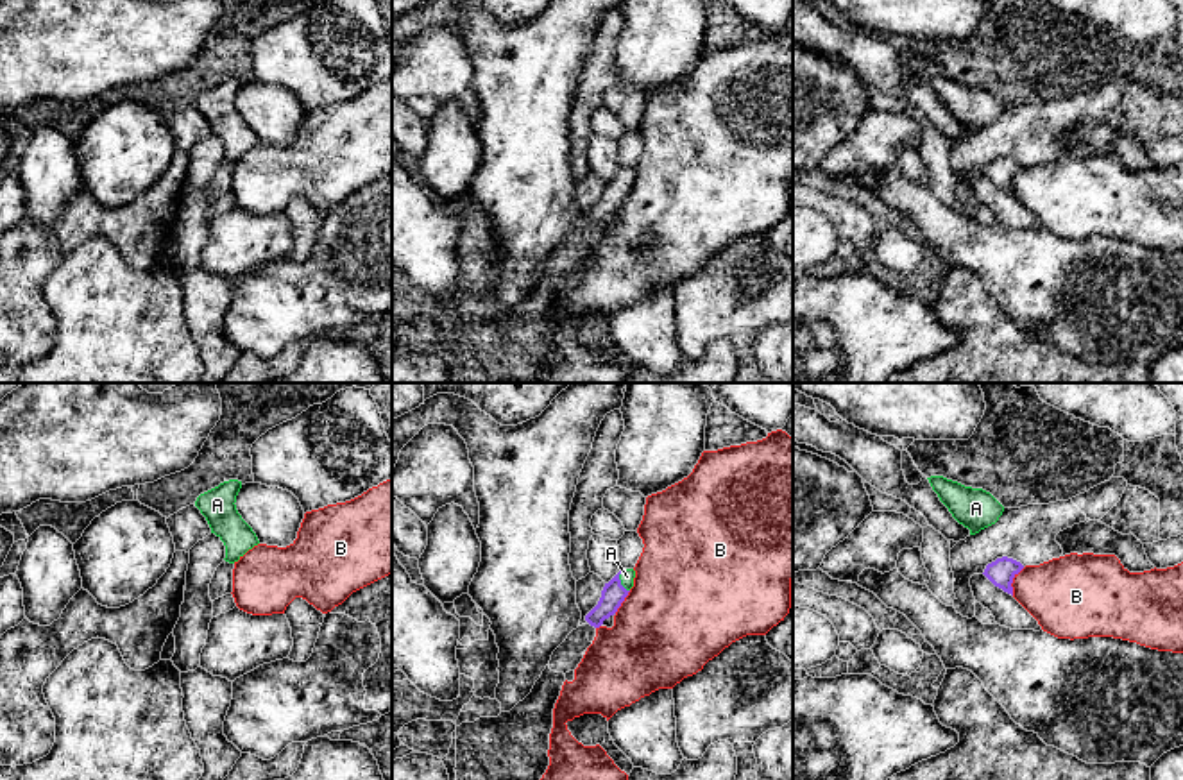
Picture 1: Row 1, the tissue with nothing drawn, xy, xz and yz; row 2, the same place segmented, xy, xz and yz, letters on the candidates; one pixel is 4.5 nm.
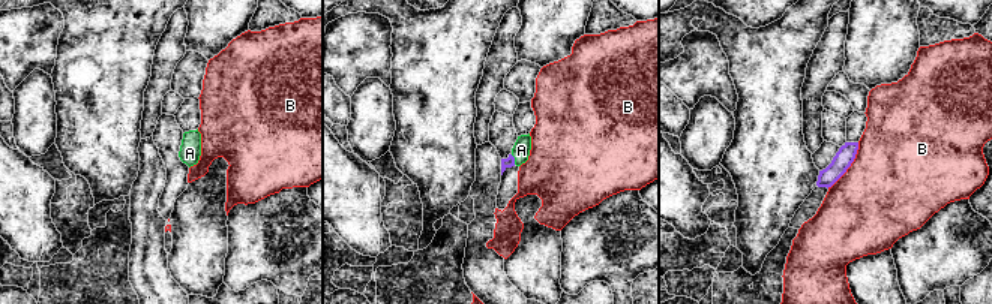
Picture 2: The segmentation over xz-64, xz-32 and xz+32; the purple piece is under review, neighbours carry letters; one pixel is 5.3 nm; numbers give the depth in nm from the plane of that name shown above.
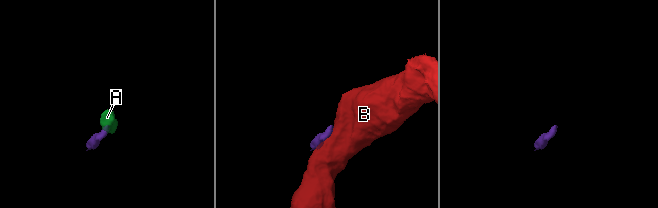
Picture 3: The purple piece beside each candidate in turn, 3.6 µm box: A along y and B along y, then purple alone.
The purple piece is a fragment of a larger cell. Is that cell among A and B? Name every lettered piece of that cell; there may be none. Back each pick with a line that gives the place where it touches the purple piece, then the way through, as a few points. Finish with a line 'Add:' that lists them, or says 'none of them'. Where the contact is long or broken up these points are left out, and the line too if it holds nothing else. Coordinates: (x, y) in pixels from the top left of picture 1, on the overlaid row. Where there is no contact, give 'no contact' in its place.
A: xz (620, 582) | across xz (612, 594), (620, 582), (627, 576)
Add: A

